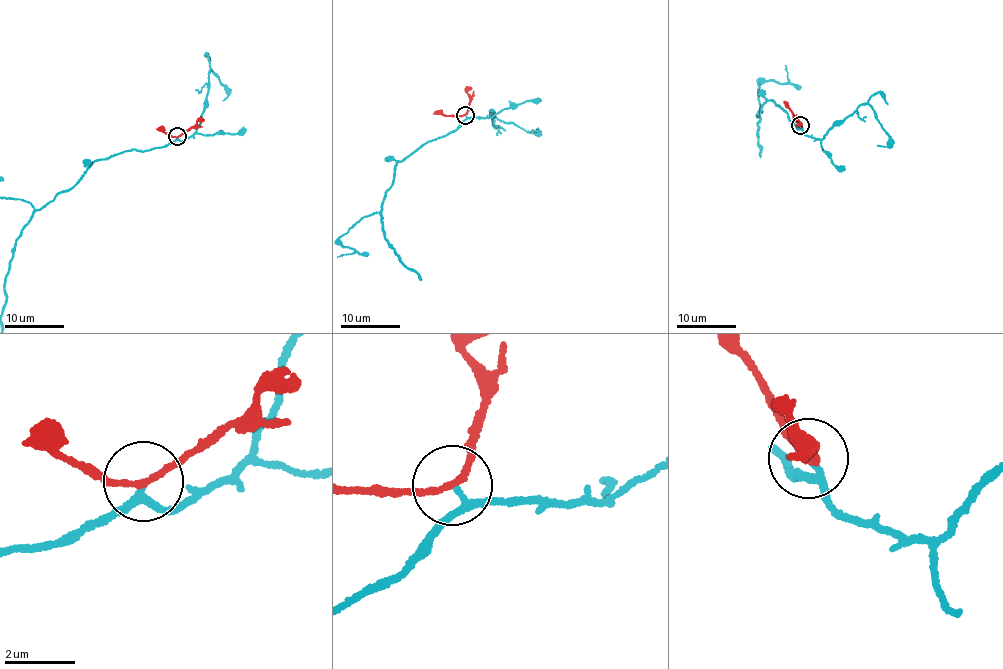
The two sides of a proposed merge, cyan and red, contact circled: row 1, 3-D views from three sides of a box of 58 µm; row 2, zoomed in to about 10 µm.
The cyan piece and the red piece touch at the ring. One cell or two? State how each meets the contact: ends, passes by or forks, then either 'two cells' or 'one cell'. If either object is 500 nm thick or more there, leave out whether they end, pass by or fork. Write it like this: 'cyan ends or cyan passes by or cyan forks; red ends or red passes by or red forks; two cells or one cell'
cyan passes by; red passes by; one cell

